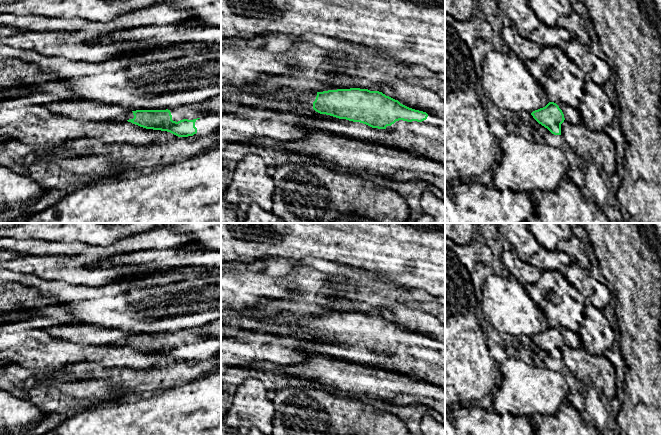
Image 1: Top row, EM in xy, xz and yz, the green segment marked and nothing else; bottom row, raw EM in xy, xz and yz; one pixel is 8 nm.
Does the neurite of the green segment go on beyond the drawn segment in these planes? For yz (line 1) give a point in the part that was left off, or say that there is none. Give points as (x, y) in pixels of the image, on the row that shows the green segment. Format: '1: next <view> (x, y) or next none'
1: next yz (572, 115)

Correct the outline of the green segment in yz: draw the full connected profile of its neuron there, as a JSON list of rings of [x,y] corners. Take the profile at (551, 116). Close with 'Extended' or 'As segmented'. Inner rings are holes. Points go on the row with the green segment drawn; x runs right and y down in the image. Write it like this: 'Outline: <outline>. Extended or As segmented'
Outline: [[[549,102],[545,107],[533,111],[531,115],[554,135],[561,135],[561,124],[565,120],[572,125],[583,122],[577,109],[560,102]]]. Extended

